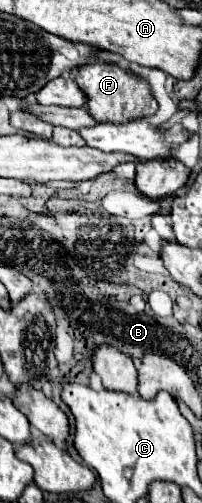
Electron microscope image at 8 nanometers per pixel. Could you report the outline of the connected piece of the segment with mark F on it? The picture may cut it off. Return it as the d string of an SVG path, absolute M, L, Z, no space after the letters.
M94 61L88 65L82 65L76 77L78 87L90 97L88 109L94 119L100 123L126 123L130 119L140 119L156 113L158 103L152 95L152 87L148 79L136 75L130 69L122 69L116 63L104 63L104 61Z

